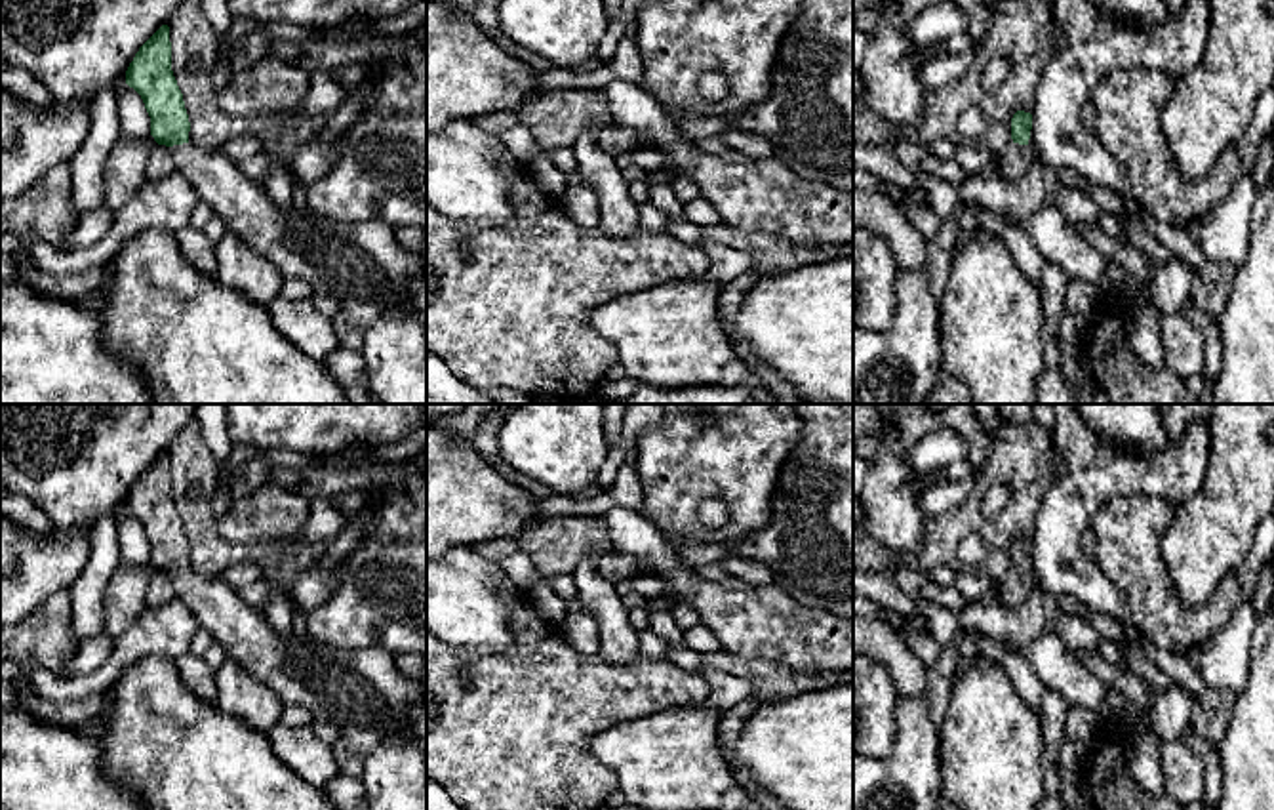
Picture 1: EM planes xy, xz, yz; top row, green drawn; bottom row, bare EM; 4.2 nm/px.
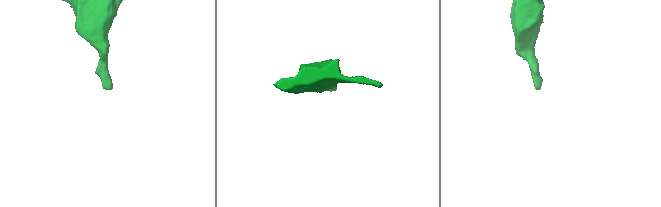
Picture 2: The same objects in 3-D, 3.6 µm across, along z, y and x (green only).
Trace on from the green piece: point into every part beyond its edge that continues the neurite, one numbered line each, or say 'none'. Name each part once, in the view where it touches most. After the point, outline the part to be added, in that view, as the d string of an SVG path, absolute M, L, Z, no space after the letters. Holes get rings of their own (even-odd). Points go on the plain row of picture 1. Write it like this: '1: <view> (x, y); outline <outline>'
1: xy (360, 692); outline M183 570L169 574L169 579L175 597L192 610L213 640L225 646L230 661L267 684L284 705L301 705L312 720L331 724L347 751L366 759L388 736L419 736L411 711L427 703L427 692L396 669L392 654L381 648L341 650L307 644L293 633L282 637L219 577Z

